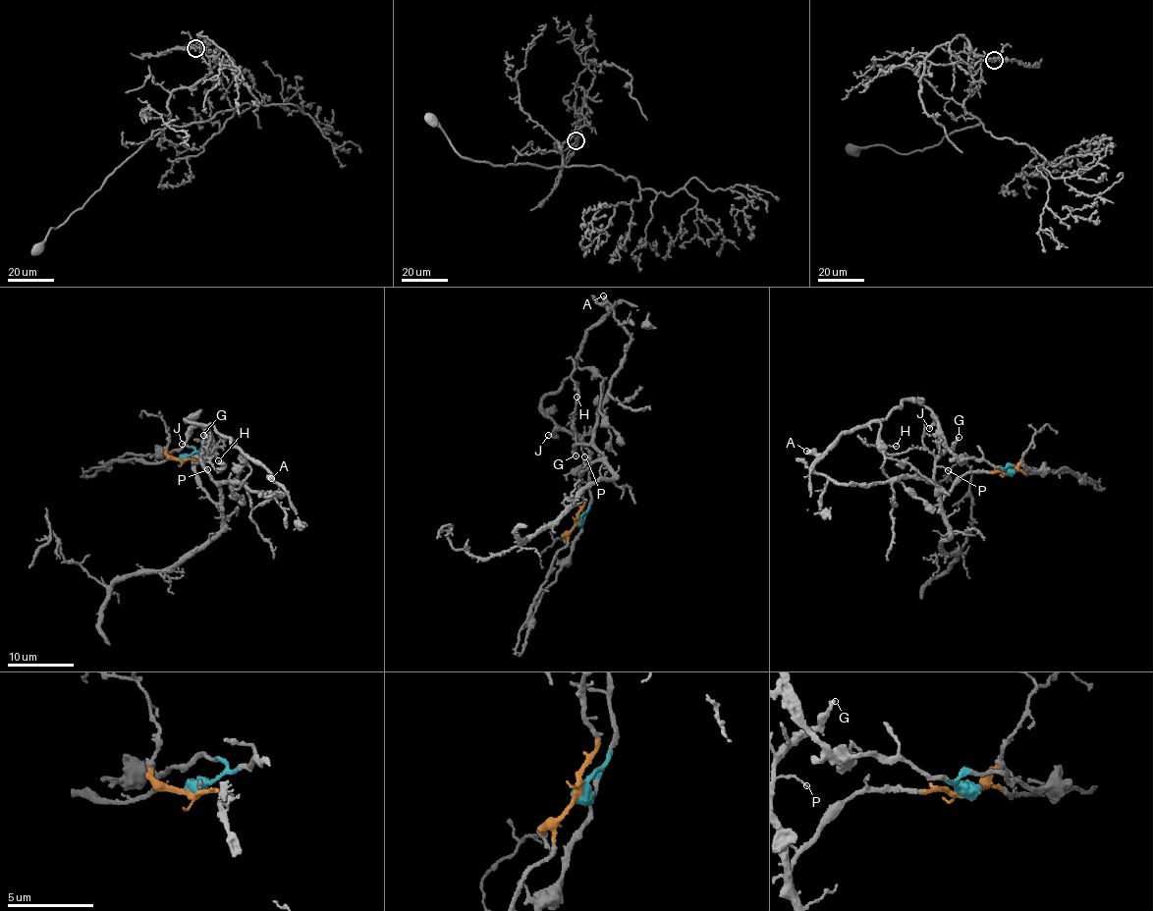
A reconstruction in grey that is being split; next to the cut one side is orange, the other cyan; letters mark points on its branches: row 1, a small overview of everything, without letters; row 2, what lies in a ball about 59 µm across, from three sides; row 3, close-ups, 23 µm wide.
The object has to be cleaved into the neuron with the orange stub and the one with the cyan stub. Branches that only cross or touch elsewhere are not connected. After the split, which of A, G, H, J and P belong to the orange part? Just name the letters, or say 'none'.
G, H, P

